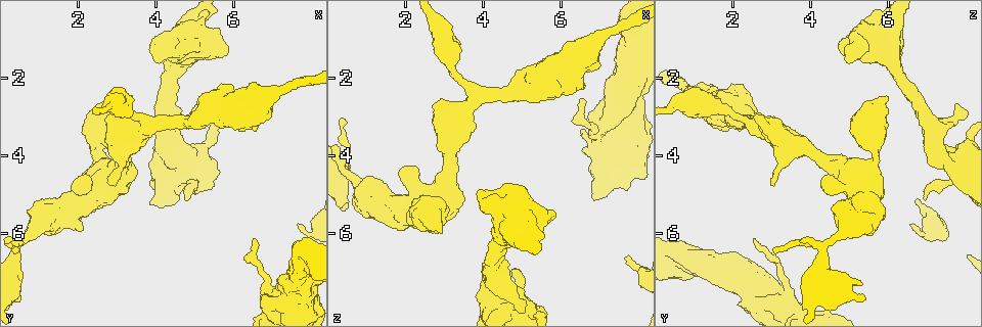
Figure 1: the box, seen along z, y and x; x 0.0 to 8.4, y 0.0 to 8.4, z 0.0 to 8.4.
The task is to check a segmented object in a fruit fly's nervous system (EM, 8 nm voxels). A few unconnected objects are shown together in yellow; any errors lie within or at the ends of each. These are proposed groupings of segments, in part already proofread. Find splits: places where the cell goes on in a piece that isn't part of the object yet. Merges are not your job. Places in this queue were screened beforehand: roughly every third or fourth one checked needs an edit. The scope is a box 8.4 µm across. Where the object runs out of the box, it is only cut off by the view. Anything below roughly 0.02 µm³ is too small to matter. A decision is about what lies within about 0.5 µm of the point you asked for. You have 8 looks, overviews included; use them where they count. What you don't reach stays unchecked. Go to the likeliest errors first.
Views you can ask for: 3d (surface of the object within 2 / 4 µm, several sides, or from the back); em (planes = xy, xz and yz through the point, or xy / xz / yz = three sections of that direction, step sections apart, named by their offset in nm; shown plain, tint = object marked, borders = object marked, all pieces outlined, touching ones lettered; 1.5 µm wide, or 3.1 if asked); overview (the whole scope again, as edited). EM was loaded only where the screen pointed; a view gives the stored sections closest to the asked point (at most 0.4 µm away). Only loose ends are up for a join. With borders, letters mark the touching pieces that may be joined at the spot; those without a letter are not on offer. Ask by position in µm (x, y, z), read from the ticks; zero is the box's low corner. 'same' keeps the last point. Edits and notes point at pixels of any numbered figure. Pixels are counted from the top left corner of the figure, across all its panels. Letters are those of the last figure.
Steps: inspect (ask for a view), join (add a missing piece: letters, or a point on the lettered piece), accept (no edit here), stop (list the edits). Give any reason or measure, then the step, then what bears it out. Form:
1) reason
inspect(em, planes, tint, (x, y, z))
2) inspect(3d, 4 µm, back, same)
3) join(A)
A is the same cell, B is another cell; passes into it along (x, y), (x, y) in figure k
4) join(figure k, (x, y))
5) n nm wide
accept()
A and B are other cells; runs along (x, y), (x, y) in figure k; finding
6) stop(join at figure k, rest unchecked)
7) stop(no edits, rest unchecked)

branch stops here
inspect(3d, 2 µm, (2.80, 4.75, 3.05))

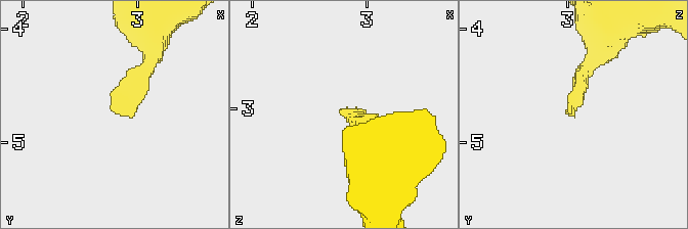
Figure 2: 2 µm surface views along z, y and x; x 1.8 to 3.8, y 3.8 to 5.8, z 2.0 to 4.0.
inspect(em, xz, step 4, borders, (2.84, 4.78, 3.06))

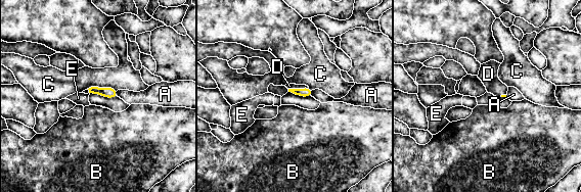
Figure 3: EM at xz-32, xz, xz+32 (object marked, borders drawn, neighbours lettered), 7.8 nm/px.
cut it another way
inspect(em, planes, borders, same)

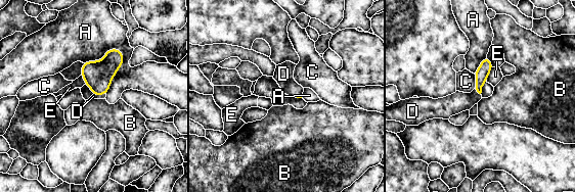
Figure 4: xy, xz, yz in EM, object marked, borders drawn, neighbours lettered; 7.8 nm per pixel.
join(D)
D is the same cell, A, B, C and E are other cells; passes into it along (485, 67), (477, 91), (457, 102) in figure 4; it goes on there

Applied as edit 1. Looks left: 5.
an open end
inspect(em, yz, step 4, tint, (4.50, 0.70, 5.20))

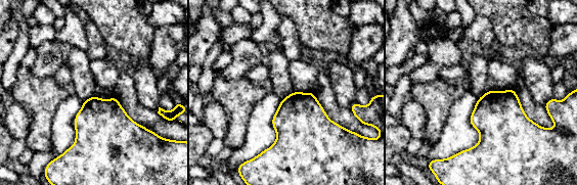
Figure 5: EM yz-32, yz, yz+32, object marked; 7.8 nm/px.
inspect(em, planes, borders, same)

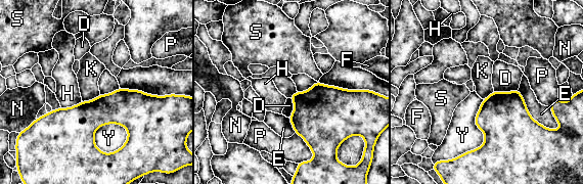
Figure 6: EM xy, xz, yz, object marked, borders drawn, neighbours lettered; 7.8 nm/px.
E touches over 400 nm
accept()
D, E, F, H, K, N, P, S and Y are other cells; runs along (155, 98), (82, 121), (42, 121) in figure 6; none of them fits

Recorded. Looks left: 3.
stop(join at figure 4, rest unchecked)

